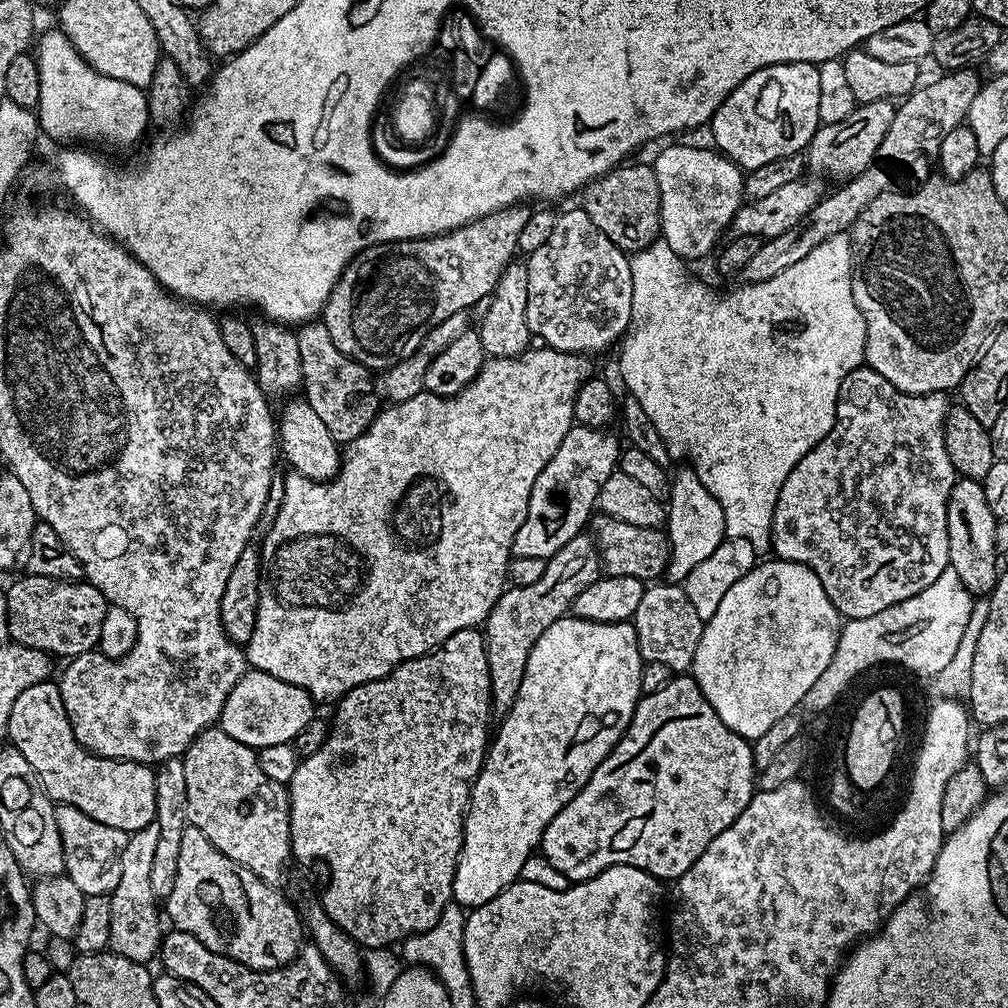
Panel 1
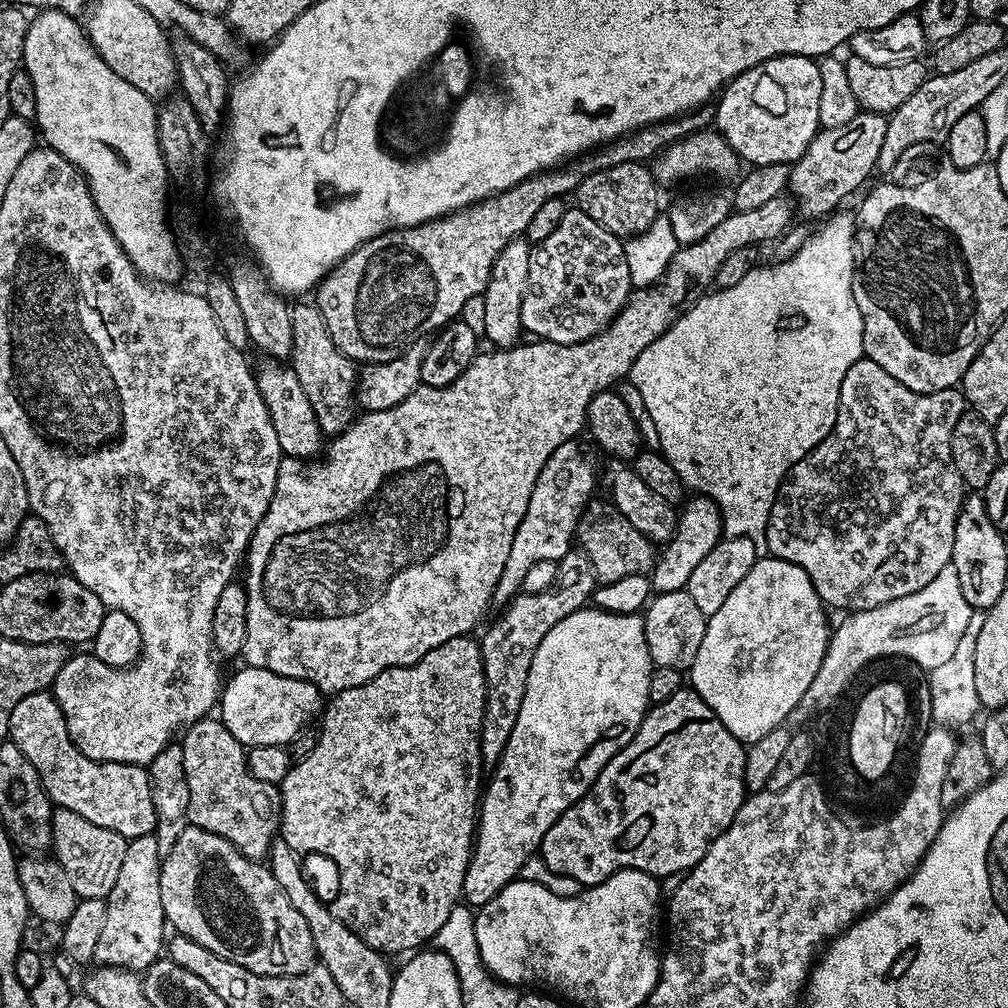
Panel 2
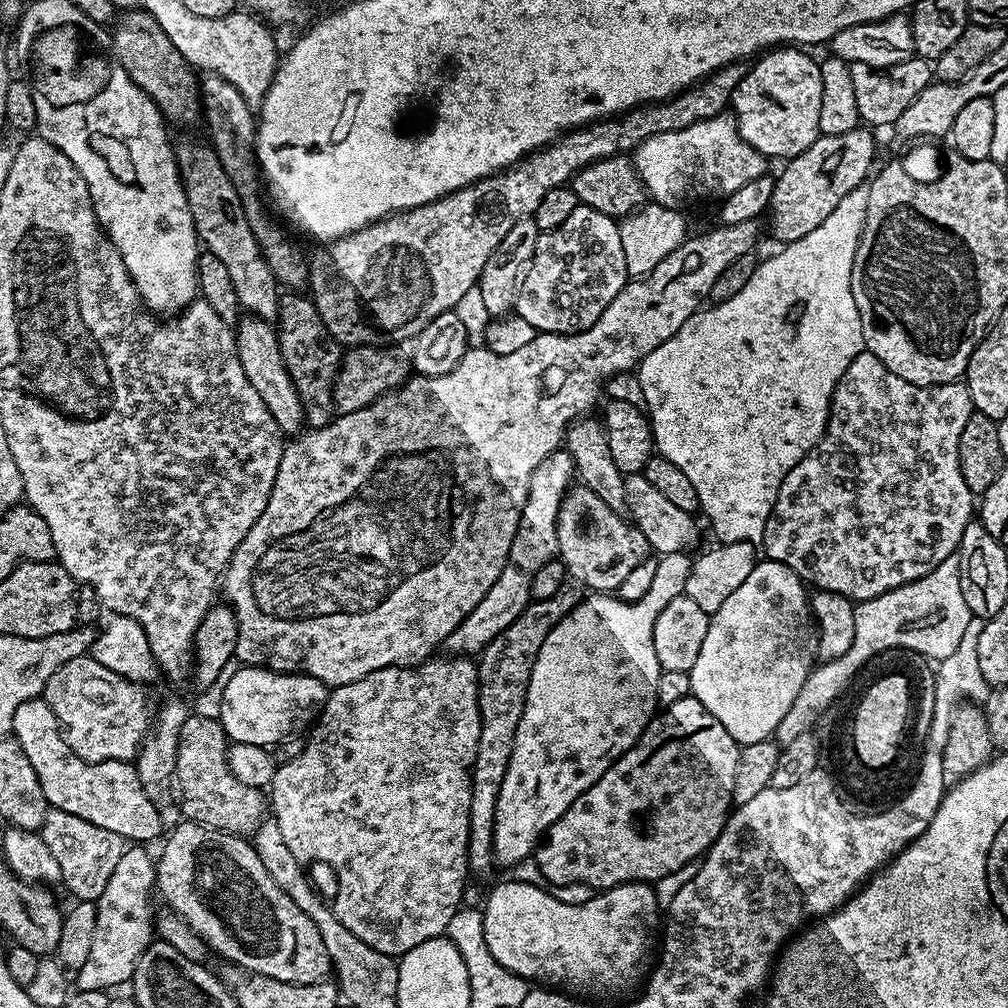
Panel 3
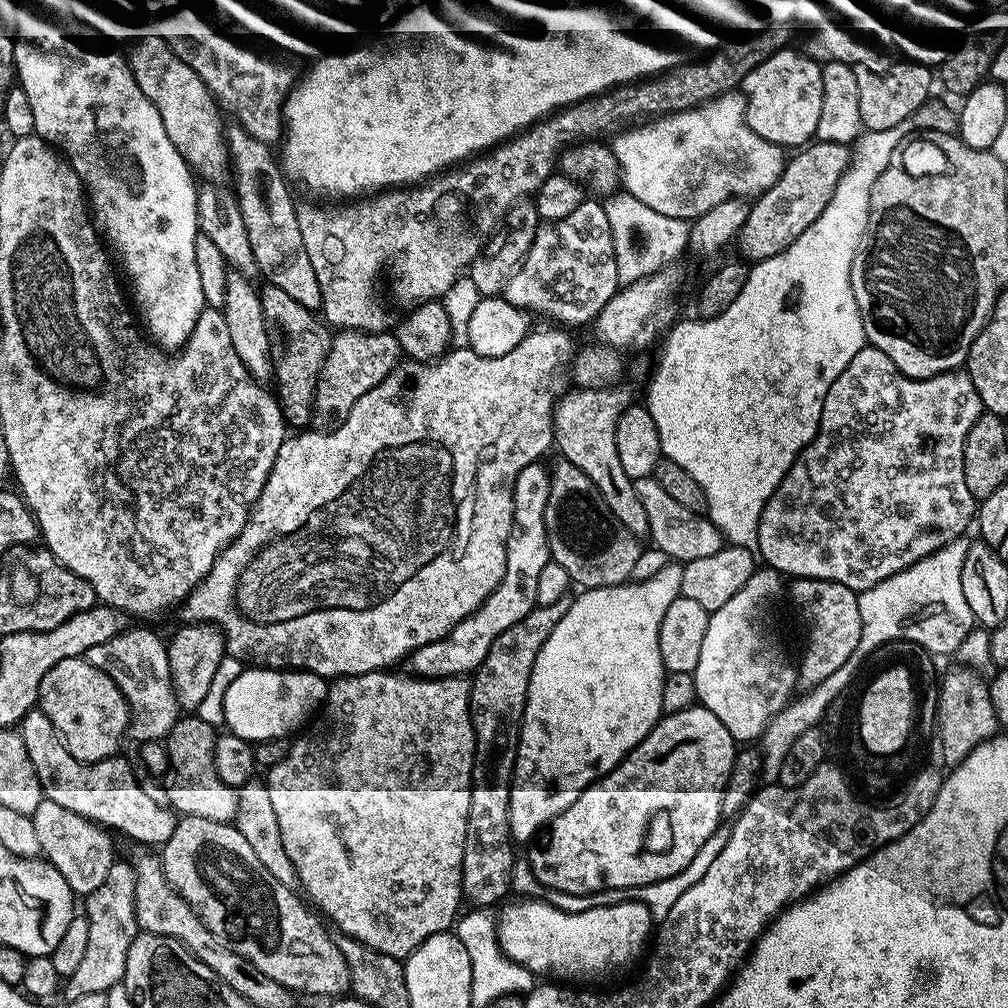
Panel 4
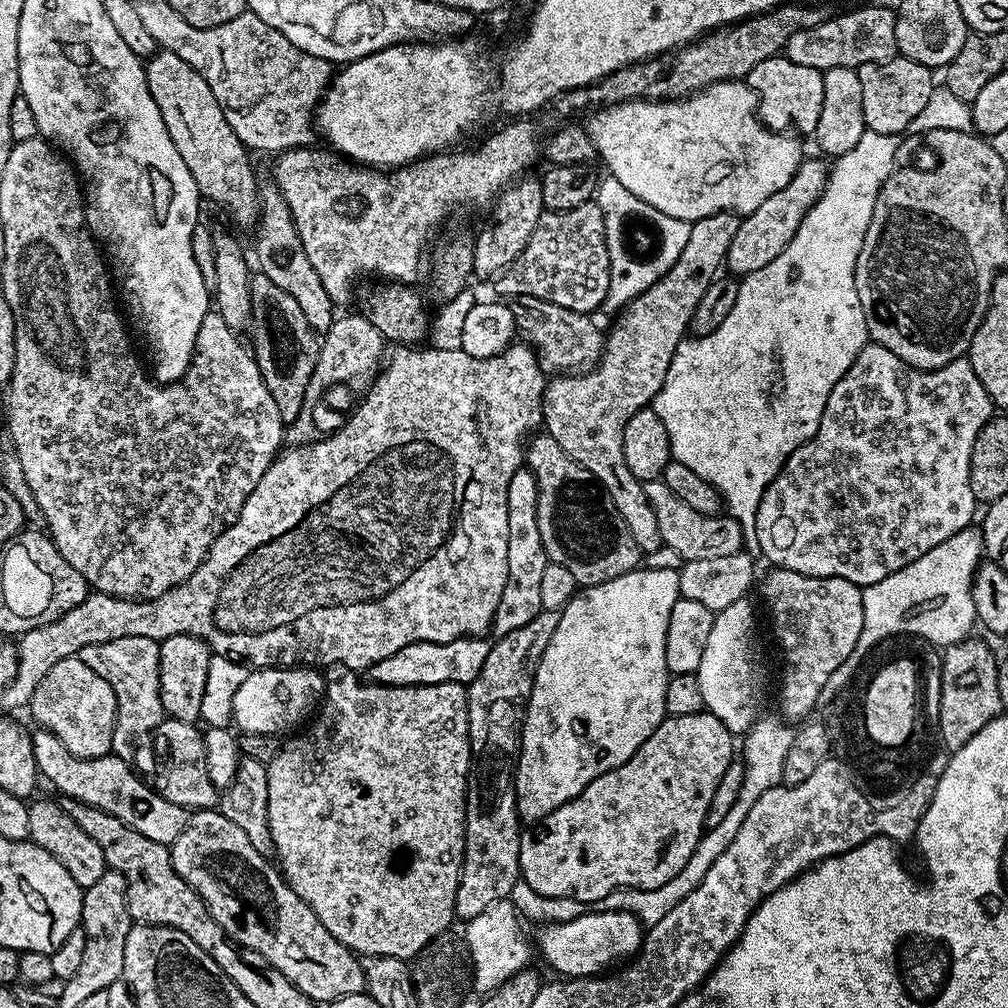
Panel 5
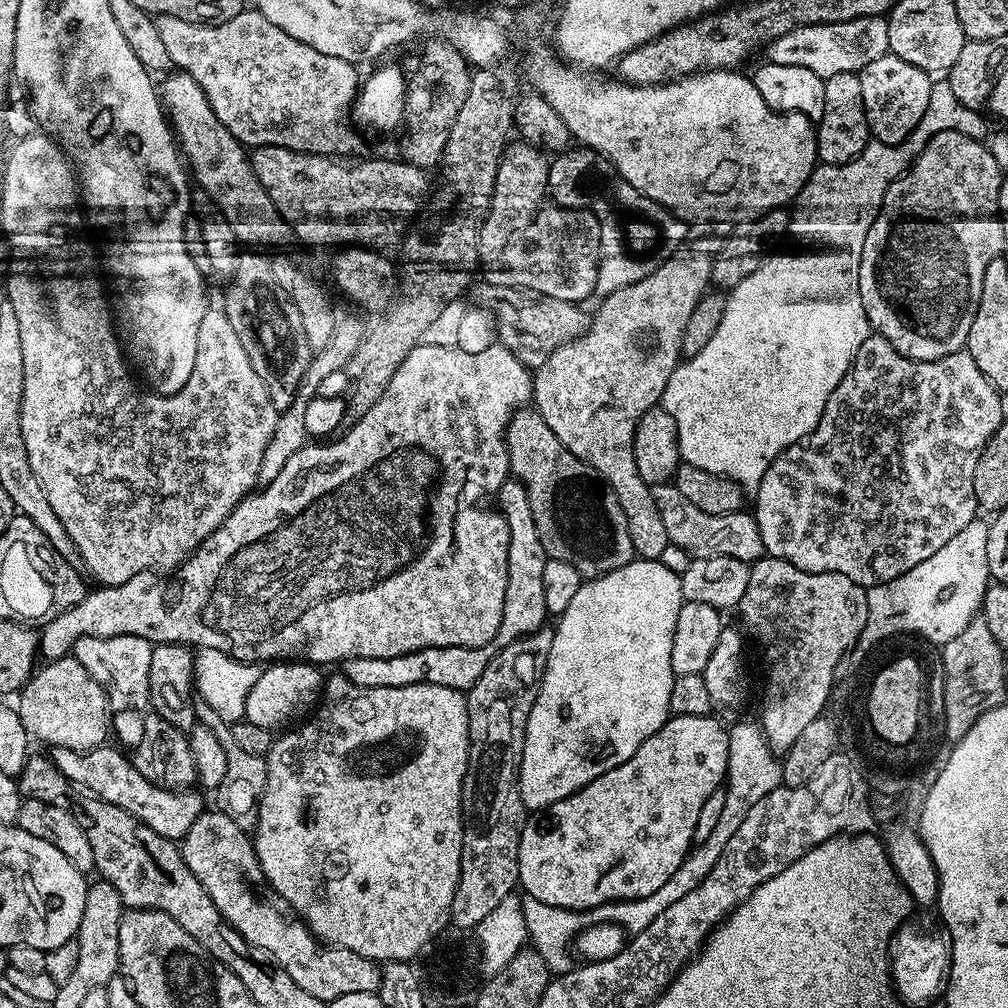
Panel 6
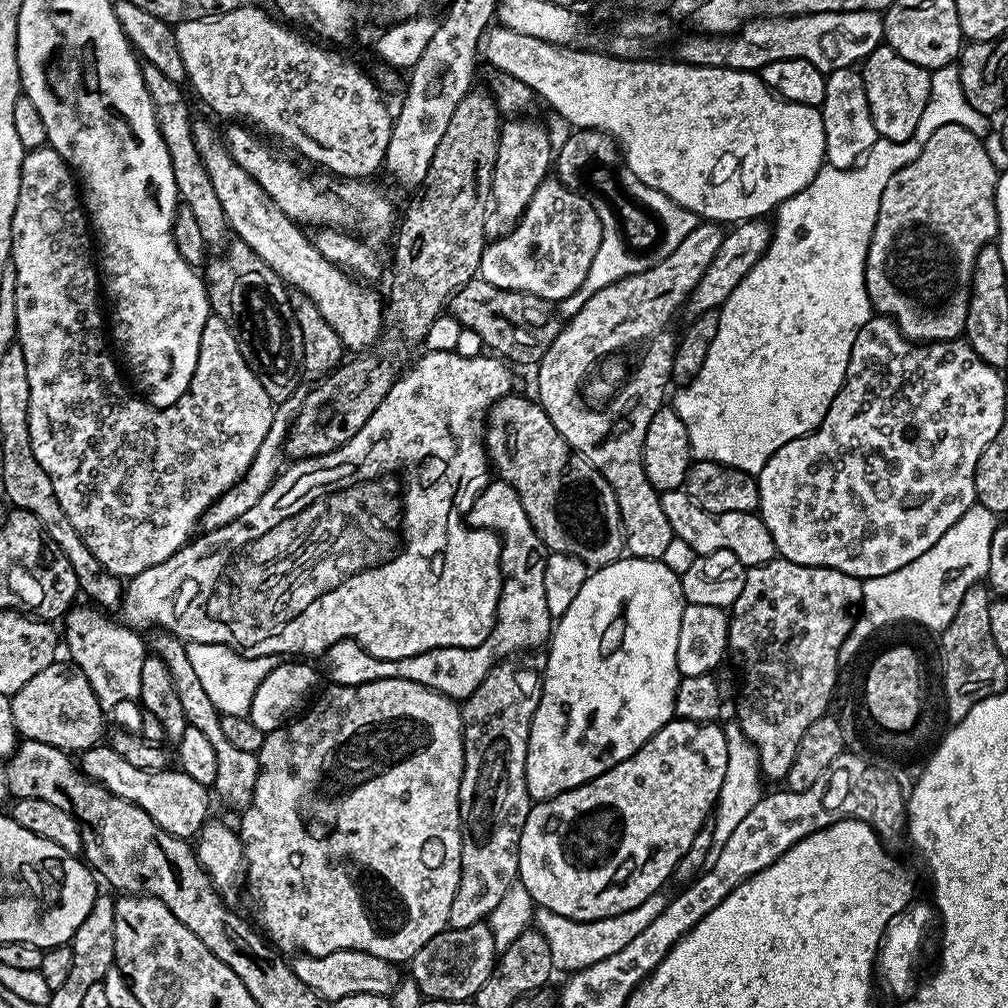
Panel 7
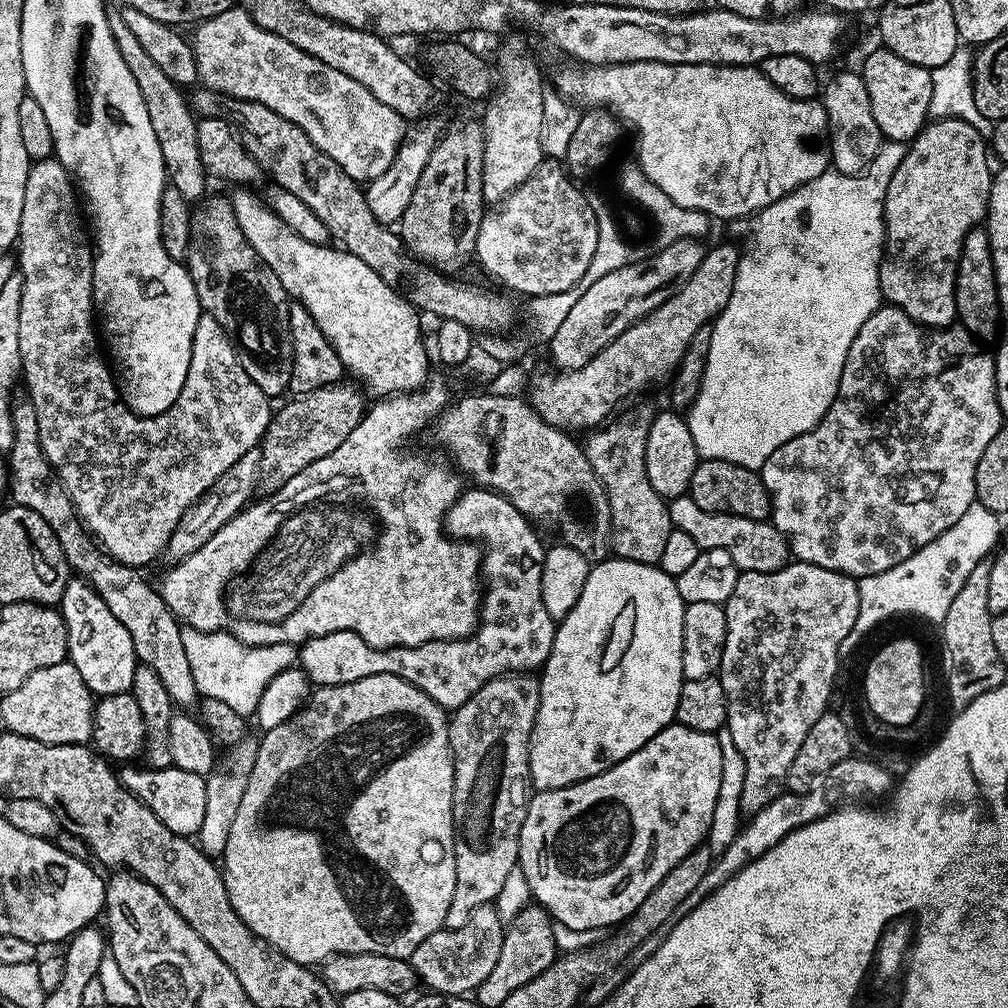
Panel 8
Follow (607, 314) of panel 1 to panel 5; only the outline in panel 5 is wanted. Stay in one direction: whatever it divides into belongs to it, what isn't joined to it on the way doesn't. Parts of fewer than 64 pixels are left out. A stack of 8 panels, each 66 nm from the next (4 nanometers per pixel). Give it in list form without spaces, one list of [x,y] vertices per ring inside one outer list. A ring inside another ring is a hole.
[[[589,202],[565,212],[543,212],[538,218],[538,226],[534,226],[534,234],[530,234],[530,242],[526,242],[526,250],[522,250],[520,257],[508,267],[507,272],[500,273],[495,284],[502,294],[500,296],[504,298],[533,296],[549,300],[558,306],[566,306],[566,310],[595,313],[606,298],[607,286],[610,284],[610,254],[607,253],[602,210],[595,202]]]

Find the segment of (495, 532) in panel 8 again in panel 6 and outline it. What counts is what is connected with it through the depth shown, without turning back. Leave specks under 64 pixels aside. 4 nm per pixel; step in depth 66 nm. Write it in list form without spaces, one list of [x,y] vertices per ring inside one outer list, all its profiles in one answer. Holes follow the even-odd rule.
[[[515,478],[504,481],[498,493],[498,511],[510,526],[510,550],[508,551],[508,581],[506,582],[506,602],[502,610],[502,626],[498,634],[481,648],[420,648],[394,658],[362,658],[345,660],[342,674],[354,686],[381,688],[382,686],[406,686],[407,684],[433,684],[467,690],[486,670],[486,666],[500,652],[518,638],[534,630],[545,627],[550,613],[546,610],[546,598],[542,587],[542,566],[546,566],[548,555],[538,538],[538,526],[534,526],[534,514],[530,514],[530,498]]]

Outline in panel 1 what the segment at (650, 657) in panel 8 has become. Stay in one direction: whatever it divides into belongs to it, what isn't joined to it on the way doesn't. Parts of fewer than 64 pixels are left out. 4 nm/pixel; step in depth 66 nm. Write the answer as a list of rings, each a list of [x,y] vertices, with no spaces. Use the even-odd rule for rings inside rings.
[[[683,466],[671,477],[672,492],[666,501],[666,535],[670,548],[667,579],[672,582],[682,582],[726,539],[726,518],[722,514],[722,506],[718,506],[718,498],[702,486],[698,474],[691,466]],[[573,614],[562,617],[538,642],[534,642],[534,650],[530,650],[530,662],[526,662],[526,674],[522,674],[522,686],[518,686],[518,698],[514,706],[499,721],[500,729],[495,729],[491,737],[488,750],[484,754],[484,764],[480,773],[472,784],[472,797],[468,800],[468,811],[464,813],[464,841],[460,847],[460,857],[454,870],[454,886],[452,887],[452,900],[464,910],[471,910],[493,900],[503,888],[515,884],[522,862],[530,858],[540,848],[540,840],[544,836],[546,826],[550,826],[552,819],[567,806],[586,786],[590,774],[598,770],[598,766],[614,750],[614,746],[622,738],[624,731],[630,726],[636,703],[642,695],[642,670],[646,661],[640,656],[638,650],[638,634],[635,623],[624,621],[588,621]]]

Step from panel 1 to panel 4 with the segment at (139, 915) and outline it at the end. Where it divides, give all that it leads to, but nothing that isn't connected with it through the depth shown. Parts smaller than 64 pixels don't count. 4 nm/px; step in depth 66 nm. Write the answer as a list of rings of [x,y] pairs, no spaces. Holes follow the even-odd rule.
[[[116,858],[107,871],[103,883],[98,889],[86,896],[82,915],[88,920],[86,930],[86,954],[74,970],[74,974],[66,977],[62,992],[68,1000],[79,998],[81,994],[98,994],[111,990],[115,984],[121,983],[126,970],[126,954],[130,950],[130,942],[138,931],[136,927],[136,911],[134,910],[134,886],[136,871],[127,859]]]

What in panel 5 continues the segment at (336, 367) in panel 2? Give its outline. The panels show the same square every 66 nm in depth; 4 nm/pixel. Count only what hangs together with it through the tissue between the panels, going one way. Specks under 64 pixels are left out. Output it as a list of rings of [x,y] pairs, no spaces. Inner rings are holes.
[[[253,275],[250,302],[250,351],[256,357],[256,364],[260,367],[260,373],[266,382],[266,390],[270,390],[270,398],[274,398],[274,406],[278,406],[280,421],[287,426],[294,422],[302,408],[310,376],[314,373],[315,363],[318,362],[321,341],[310,322],[306,322],[298,302],[290,298],[286,290],[274,286],[270,278]]]

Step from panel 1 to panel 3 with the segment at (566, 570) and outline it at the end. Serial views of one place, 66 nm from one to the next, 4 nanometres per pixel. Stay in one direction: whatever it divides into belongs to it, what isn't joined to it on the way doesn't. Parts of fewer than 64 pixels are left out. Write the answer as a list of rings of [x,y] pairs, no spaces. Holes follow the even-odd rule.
[[[566,582],[551,598],[533,600],[506,626],[506,630],[496,632],[483,652],[479,653],[476,669],[478,670],[478,710],[480,711],[480,737],[478,750],[472,767],[472,797],[470,798],[470,826],[468,827],[468,867],[473,873],[488,872],[494,868],[494,814],[498,806],[498,790],[502,790],[502,778],[506,778],[506,766],[510,766],[510,754],[514,750],[514,734],[518,734],[518,722],[522,718],[522,710],[526,706],[526,694],[530,686],[530,674],[534,670],[534,662],[538,658],[538,650],[542,650],[542,642],[550,638],[550,630],[566,618],[580,605],[582,588],[579,583]]]

